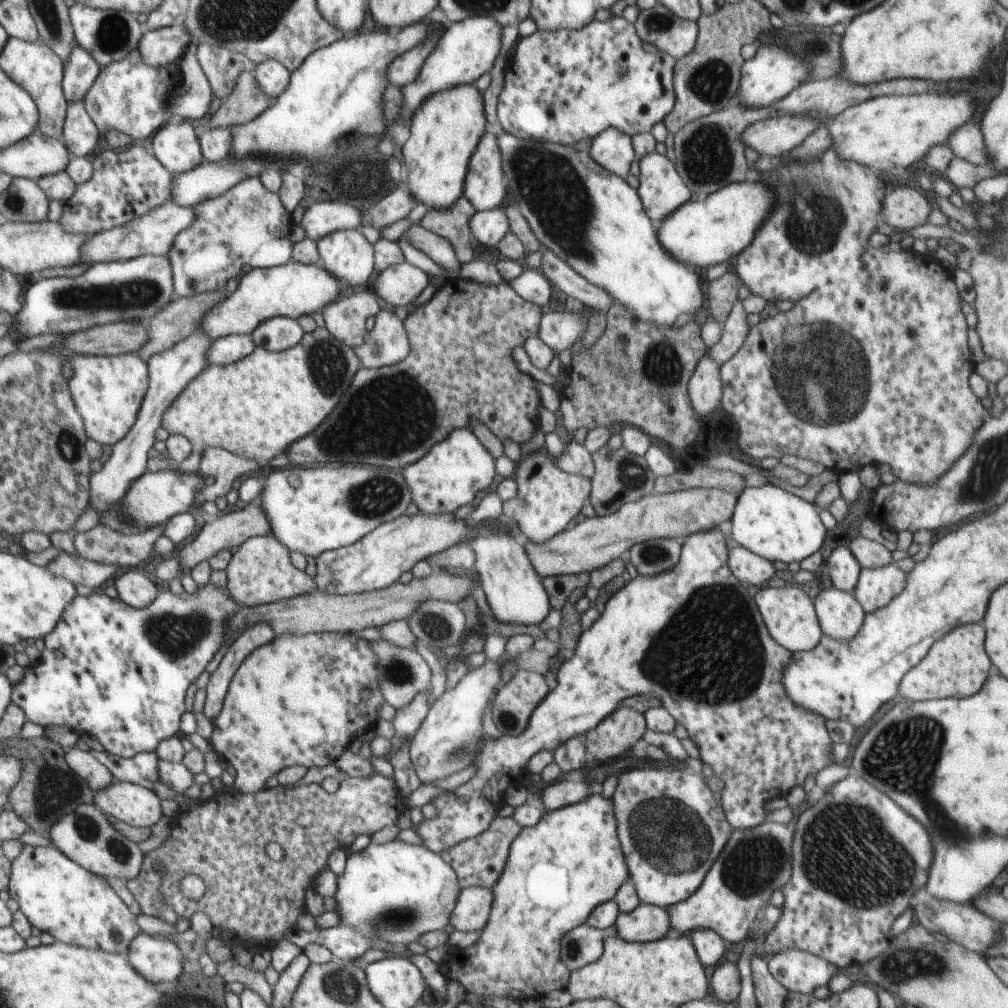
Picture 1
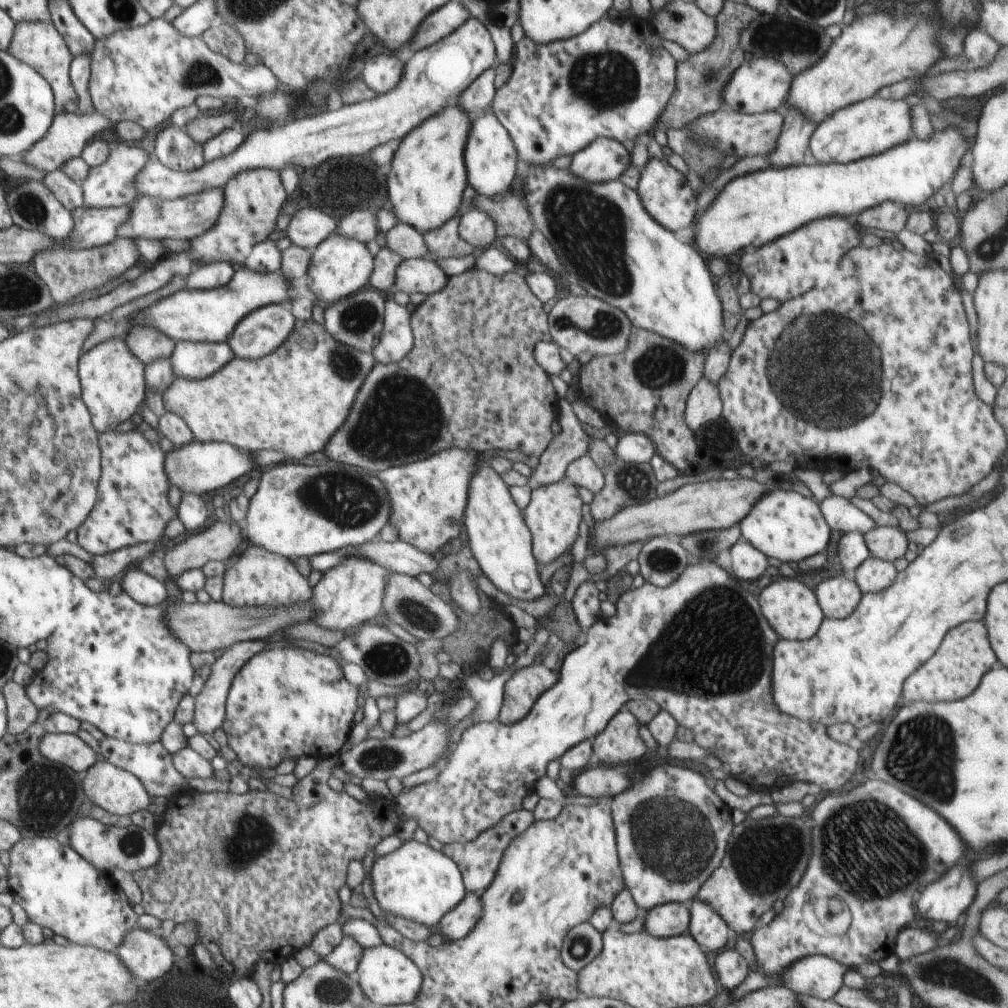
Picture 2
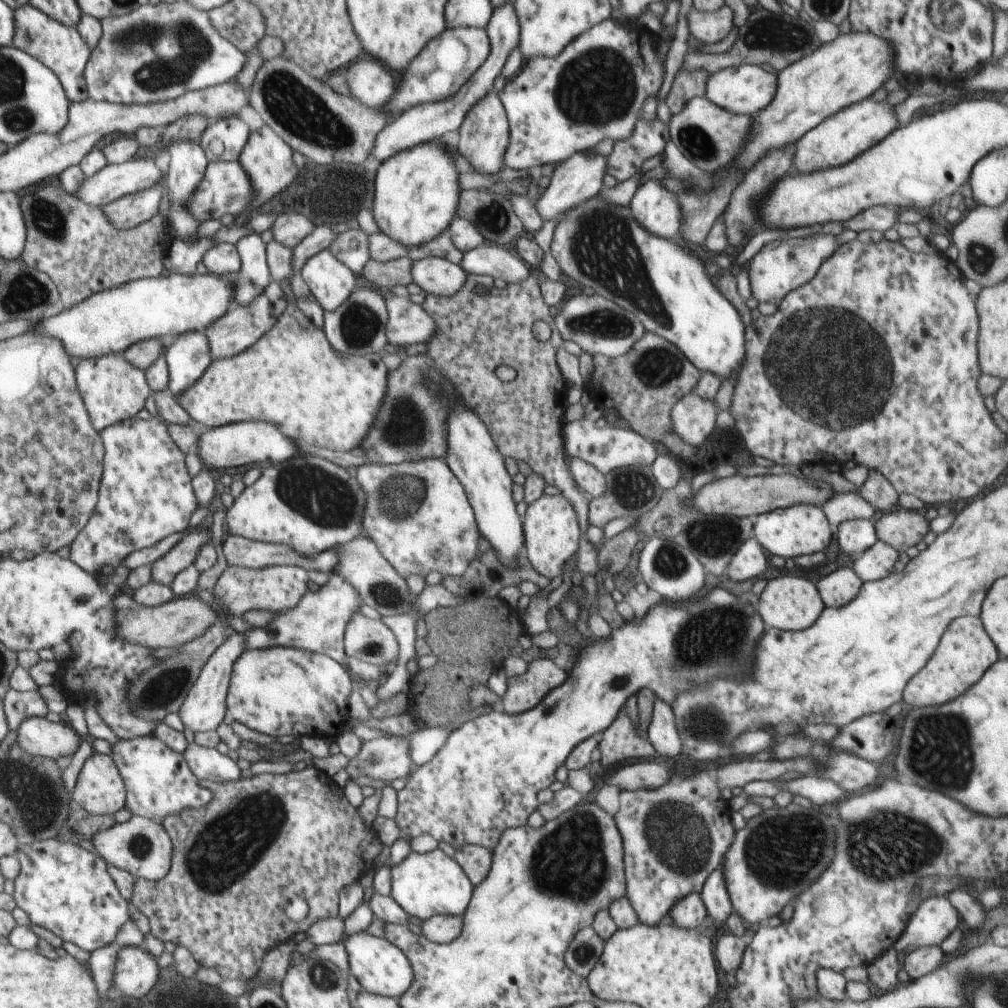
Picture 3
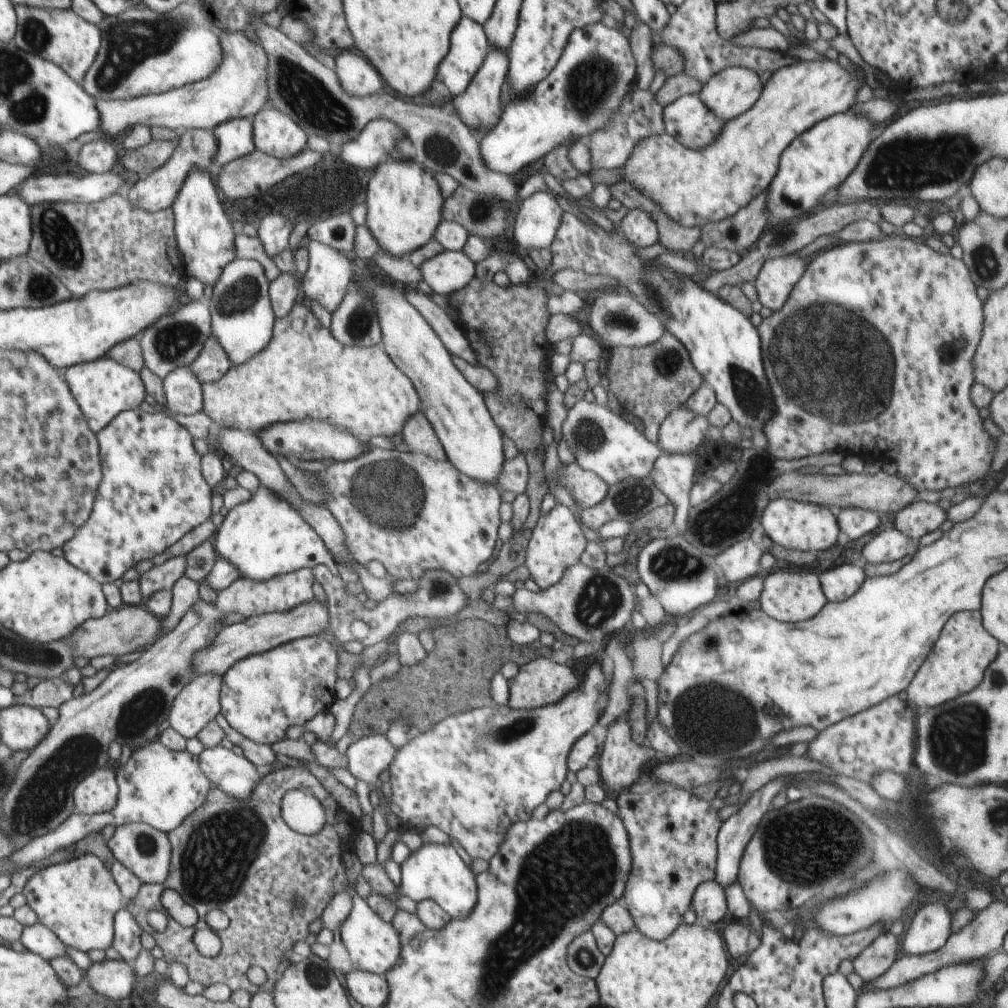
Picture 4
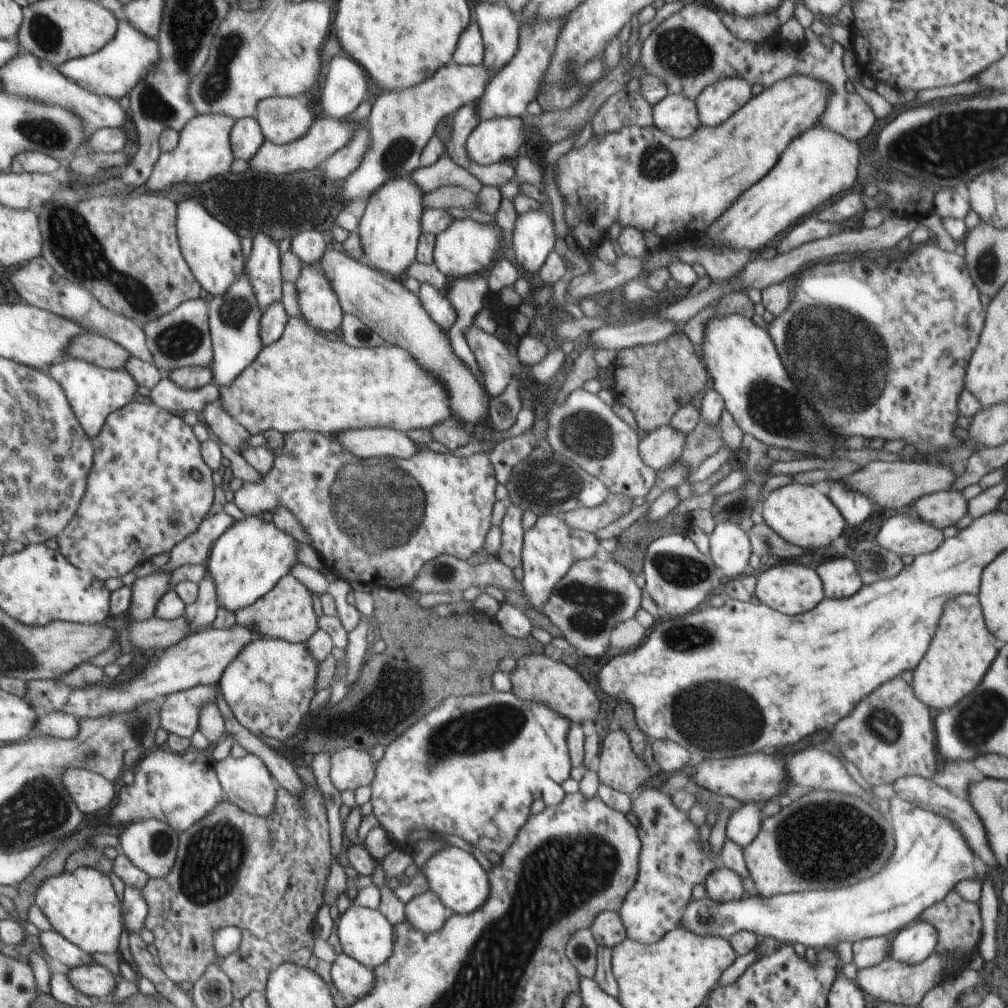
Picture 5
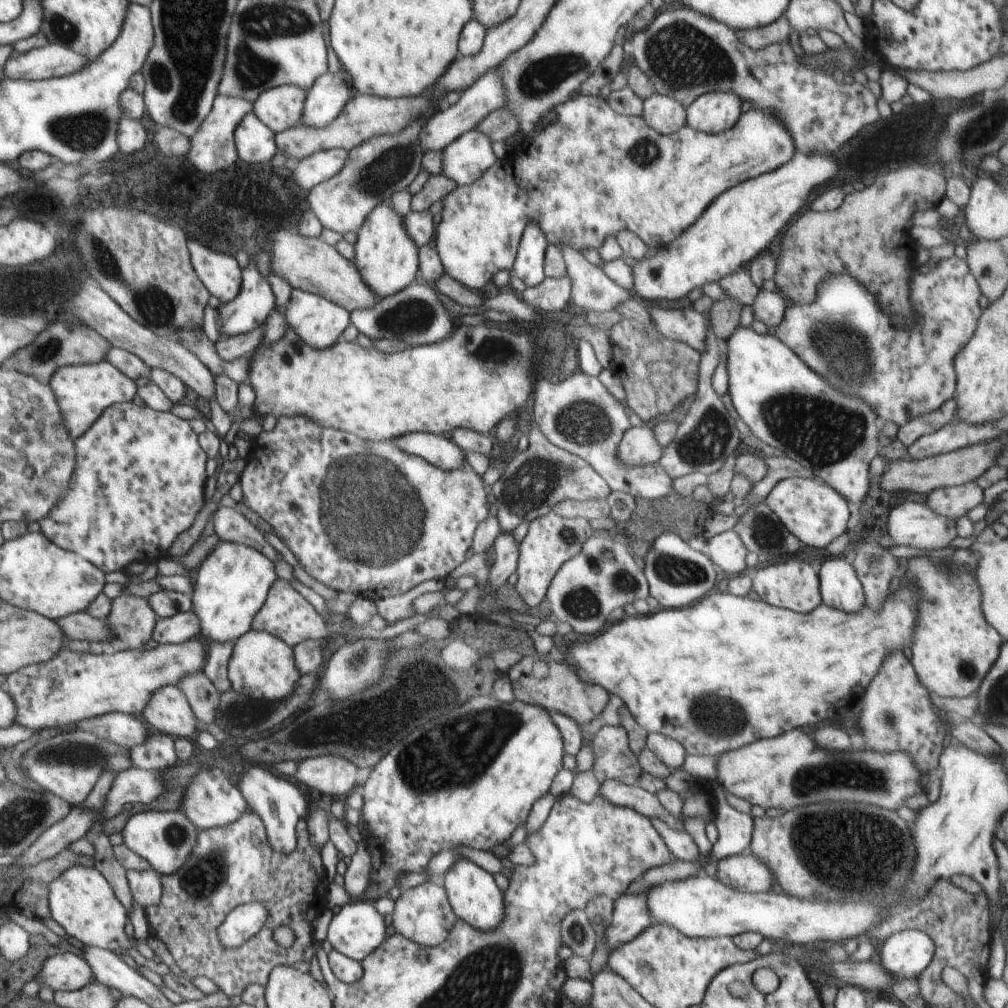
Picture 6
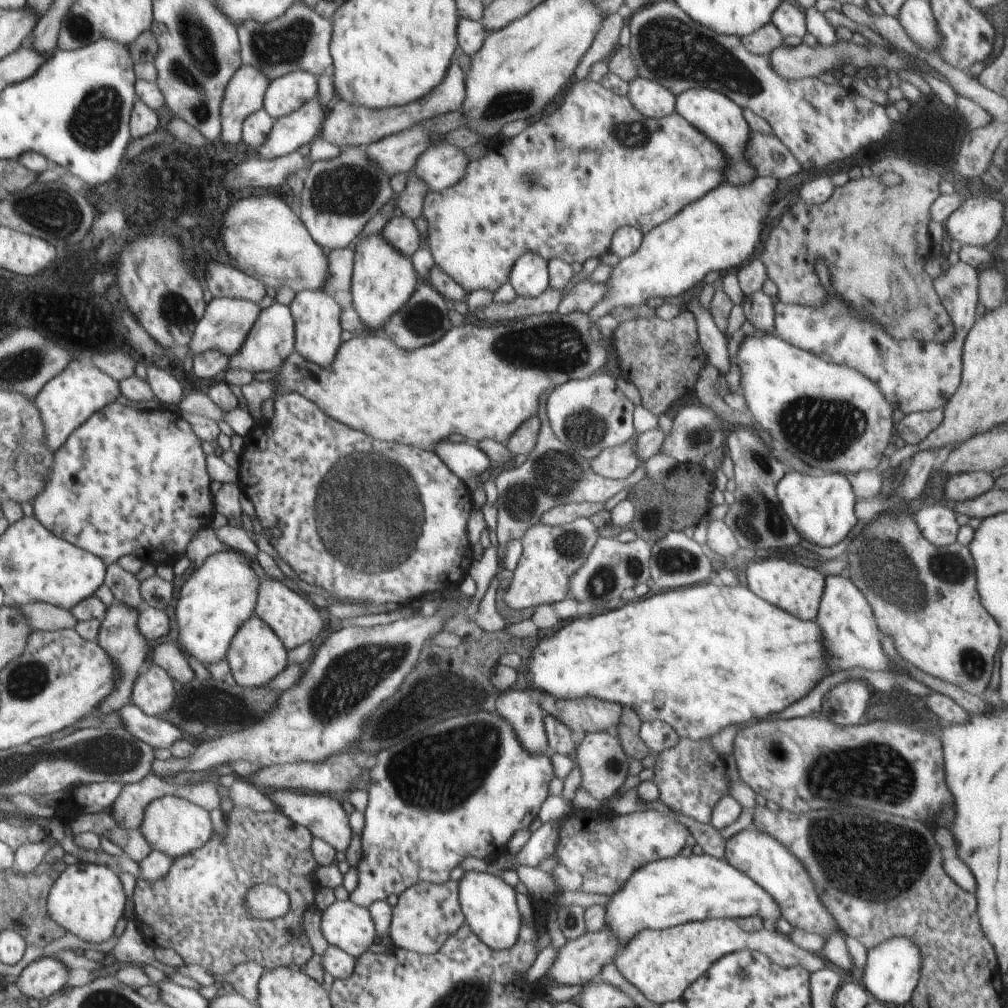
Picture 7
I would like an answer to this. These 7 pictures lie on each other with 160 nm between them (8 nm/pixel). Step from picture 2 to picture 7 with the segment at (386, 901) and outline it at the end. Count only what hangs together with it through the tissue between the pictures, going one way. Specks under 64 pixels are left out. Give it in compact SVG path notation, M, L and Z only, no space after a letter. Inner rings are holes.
M476 871L465 872L458 883L459 903L465 922L481 941L494 950L504 950L517 943L522 918L516 905L516 890L496 875Z

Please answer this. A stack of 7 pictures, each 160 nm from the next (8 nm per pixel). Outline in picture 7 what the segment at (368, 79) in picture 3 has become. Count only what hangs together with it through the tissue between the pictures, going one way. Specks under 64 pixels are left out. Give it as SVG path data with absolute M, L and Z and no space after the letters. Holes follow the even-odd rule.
M319 94L289 115L274 121L265 143L256 149L259 157L266 160L297 151L319 135L331 105L322 105Z

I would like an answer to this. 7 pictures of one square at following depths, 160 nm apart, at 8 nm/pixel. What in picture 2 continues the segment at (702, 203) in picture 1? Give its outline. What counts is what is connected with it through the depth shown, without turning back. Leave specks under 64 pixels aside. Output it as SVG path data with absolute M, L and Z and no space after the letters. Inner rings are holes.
M946 128L944 132L933 132L926 139L916 137L895 146L885 153L866 157L848 164L816 163L815 165L768 168L756 174L745 174L728 182L717 192L714 201L695 218L694 244L699 252L725 260L738 250L754 249L777 240L781 236L803 227L807 222L822 217L843 216L856 218L864 209L884 201L894 201L904 206L920 205L940 188L950 185L962 157L970 151L969 141L957 128Z

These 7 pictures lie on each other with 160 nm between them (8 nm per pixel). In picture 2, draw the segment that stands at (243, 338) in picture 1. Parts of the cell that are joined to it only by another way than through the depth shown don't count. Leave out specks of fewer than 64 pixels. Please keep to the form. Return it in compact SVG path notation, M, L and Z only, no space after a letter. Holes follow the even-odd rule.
M227 341L221 343L175 343L170 358L176 377L186 380L205 379L220 371L235 356Z

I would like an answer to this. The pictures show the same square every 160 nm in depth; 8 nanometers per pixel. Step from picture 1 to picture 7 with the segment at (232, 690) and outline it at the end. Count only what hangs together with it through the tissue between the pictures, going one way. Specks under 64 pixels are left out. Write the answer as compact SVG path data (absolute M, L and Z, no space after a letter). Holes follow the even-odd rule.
M256 614L251 615L231 640L225 658L229 662L234 683L244 688L264 687L289 664L288 650L278 635Z

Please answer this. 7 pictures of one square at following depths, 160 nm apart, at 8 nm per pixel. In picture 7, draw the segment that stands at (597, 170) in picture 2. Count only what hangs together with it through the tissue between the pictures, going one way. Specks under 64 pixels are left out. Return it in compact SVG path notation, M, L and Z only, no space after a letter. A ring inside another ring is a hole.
M524 253L514 263L509 281L518 295L539 297L549 285L547 260L536 253Z

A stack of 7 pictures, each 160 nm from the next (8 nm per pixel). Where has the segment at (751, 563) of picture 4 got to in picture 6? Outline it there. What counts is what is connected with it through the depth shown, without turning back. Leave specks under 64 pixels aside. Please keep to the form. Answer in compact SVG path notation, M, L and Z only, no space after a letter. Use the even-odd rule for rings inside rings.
M732 529L712 537L706 549L716 568L731 576L739 575L747 567L744 561L747 553L742 539Z

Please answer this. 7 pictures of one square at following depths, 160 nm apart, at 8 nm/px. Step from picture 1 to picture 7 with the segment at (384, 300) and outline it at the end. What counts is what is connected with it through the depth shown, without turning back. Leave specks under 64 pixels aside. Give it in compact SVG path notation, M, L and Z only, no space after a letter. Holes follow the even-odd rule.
M589 78L576 81L566 94L560 108L546 114L538 122L532 122L520 134L510 139L508 144L498 144L498 148L489 145L489 153L480 160L472 160L467 164L467 169L461 181L454 186L432 191L426 195L423 204L423 214L428 220L428 242L433 259L438 268L444 270L451 279L454 279L469 294L474 290L485 288L495 292L501 284L509 280L514 263L524 253L539 254L547 262L550 259L561 258L566 262L580 262L583 264L589 258L600 257L609 251L611 238L620 227L633 226L639 228L644 234L665 223L669 218L678 214L686 205L705 196L716 186L726 182L725 154L710 140L696 130L686 119L674 112L661 119L645 117L636 110L630 99L618 96L603 87L600 82ZM749 132L745 158L756 168L758 176L772 175L778 179L788 178L801 172L801 164L788 150L788 147L776 136Z

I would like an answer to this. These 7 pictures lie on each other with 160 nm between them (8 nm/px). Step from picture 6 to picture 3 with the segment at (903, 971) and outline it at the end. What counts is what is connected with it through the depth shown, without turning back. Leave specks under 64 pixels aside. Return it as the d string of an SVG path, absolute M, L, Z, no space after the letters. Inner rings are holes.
M945 895L924 899L895 942L895 951L900 954L908 946L940 945L960 924L958 914Z

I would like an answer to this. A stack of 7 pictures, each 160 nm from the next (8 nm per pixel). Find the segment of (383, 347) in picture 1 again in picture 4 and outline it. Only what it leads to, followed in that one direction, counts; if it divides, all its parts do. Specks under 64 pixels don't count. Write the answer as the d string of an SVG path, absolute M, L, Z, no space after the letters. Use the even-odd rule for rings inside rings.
M405 288L406 298L410 300L410 304L422 314L422 318L426 318L426 322L430 322L430 328L438 334L438 338L442 338L442 343L446 346L446 350L450 350L452 355L457 355L462 360L470 364L478 365L476 362L476 352L468 342L468 336L442 308L438 306L432 296L425 295L423 292L414 288Z

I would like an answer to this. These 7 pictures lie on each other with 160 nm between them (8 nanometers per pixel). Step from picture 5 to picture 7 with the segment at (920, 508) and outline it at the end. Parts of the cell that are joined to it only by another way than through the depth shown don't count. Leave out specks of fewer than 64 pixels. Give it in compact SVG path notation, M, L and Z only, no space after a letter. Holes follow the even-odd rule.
M984 471L952 475L946 482L944 499L954 503L969 501L988 492L994 483L991 473Z

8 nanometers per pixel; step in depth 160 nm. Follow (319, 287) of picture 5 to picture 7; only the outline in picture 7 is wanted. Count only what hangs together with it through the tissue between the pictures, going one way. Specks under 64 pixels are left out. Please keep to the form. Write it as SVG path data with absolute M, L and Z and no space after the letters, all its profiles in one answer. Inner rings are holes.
M300 291L289 305L295 324L295 350L306 360L315 362L322 368L333 366L333 360L342 344L340 334L340 314L342 308L338 301L324 291Z

